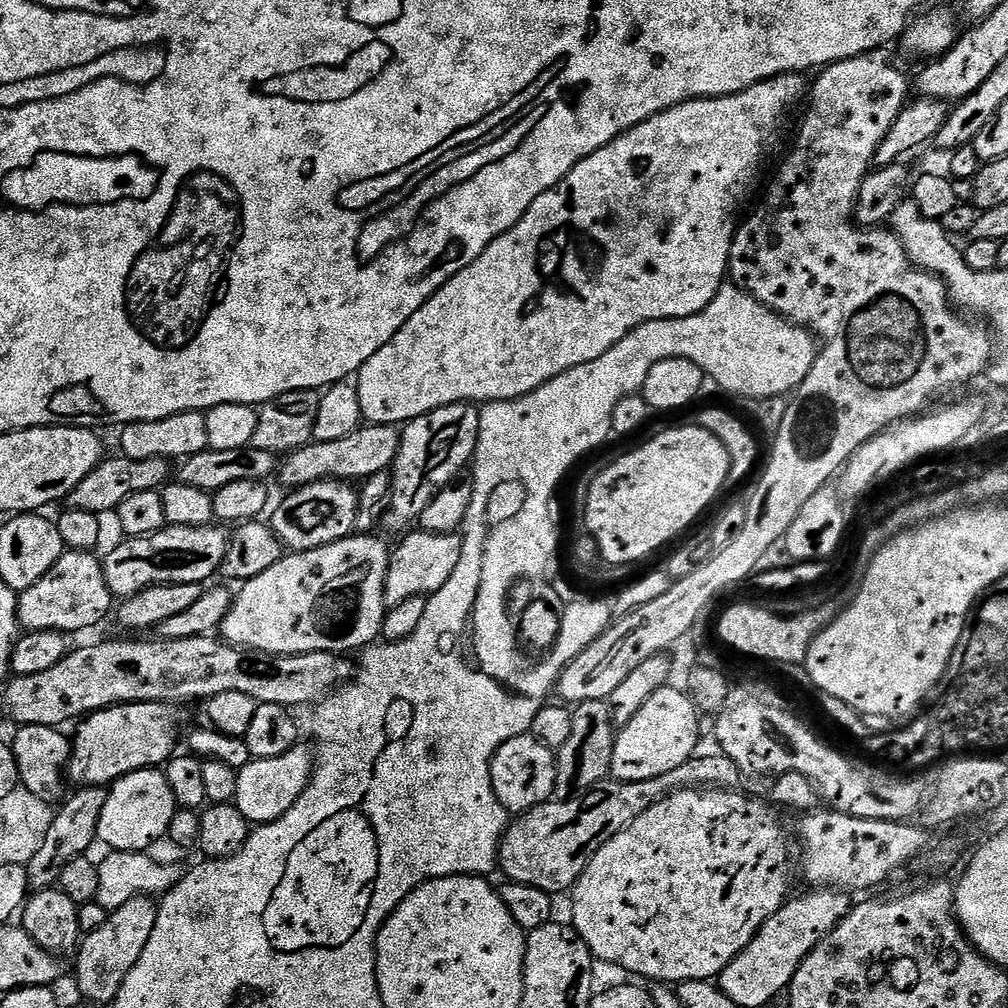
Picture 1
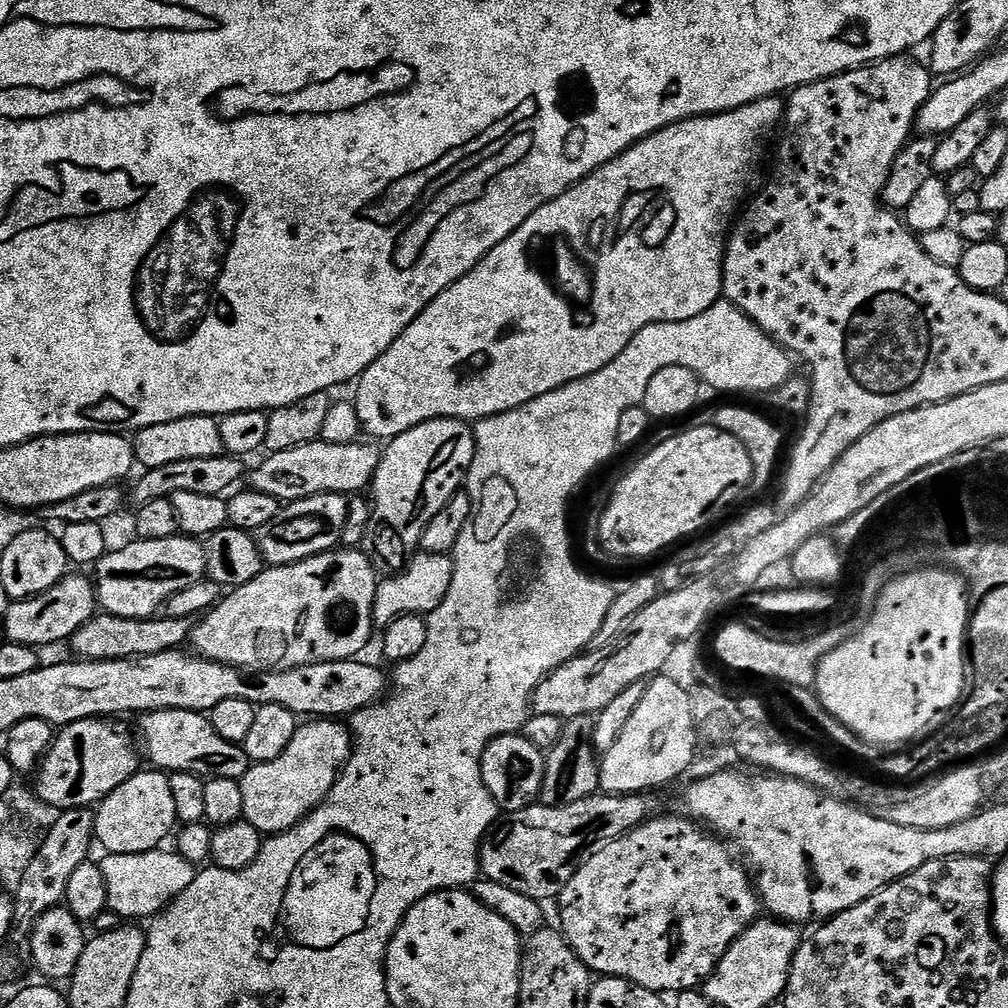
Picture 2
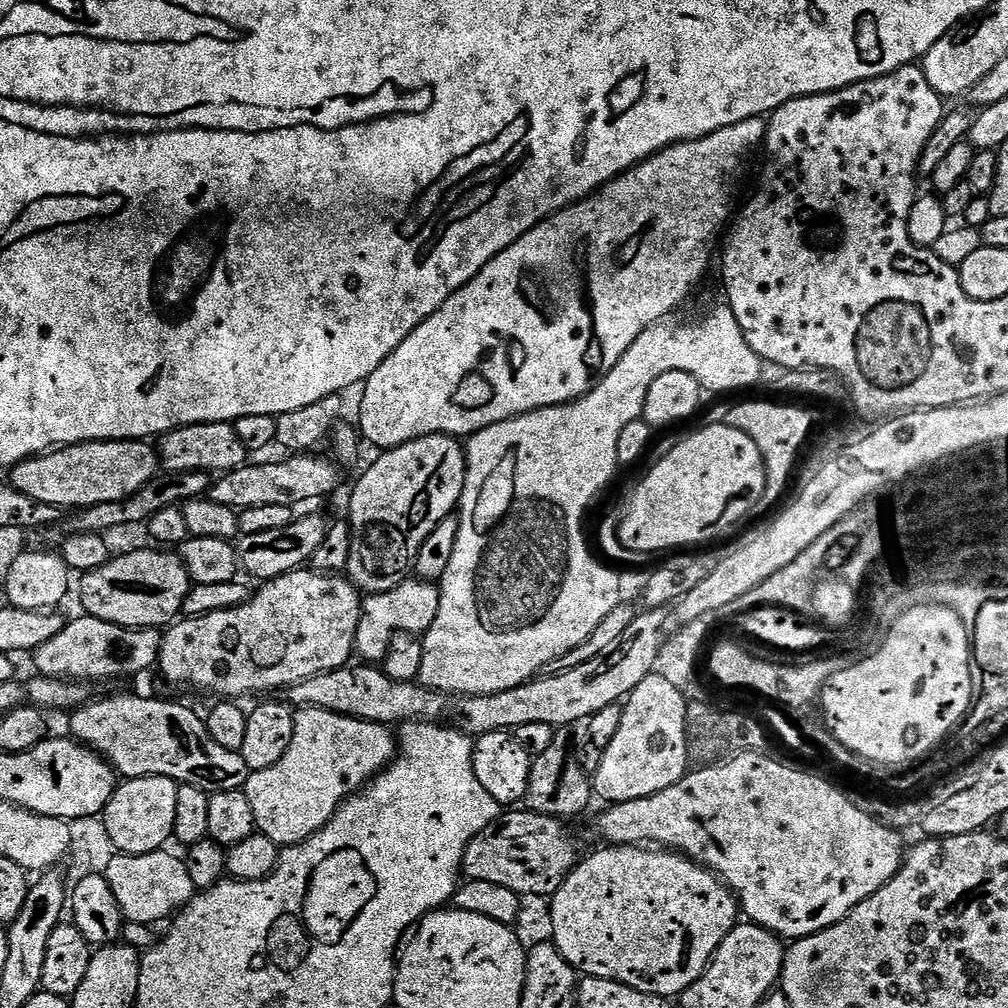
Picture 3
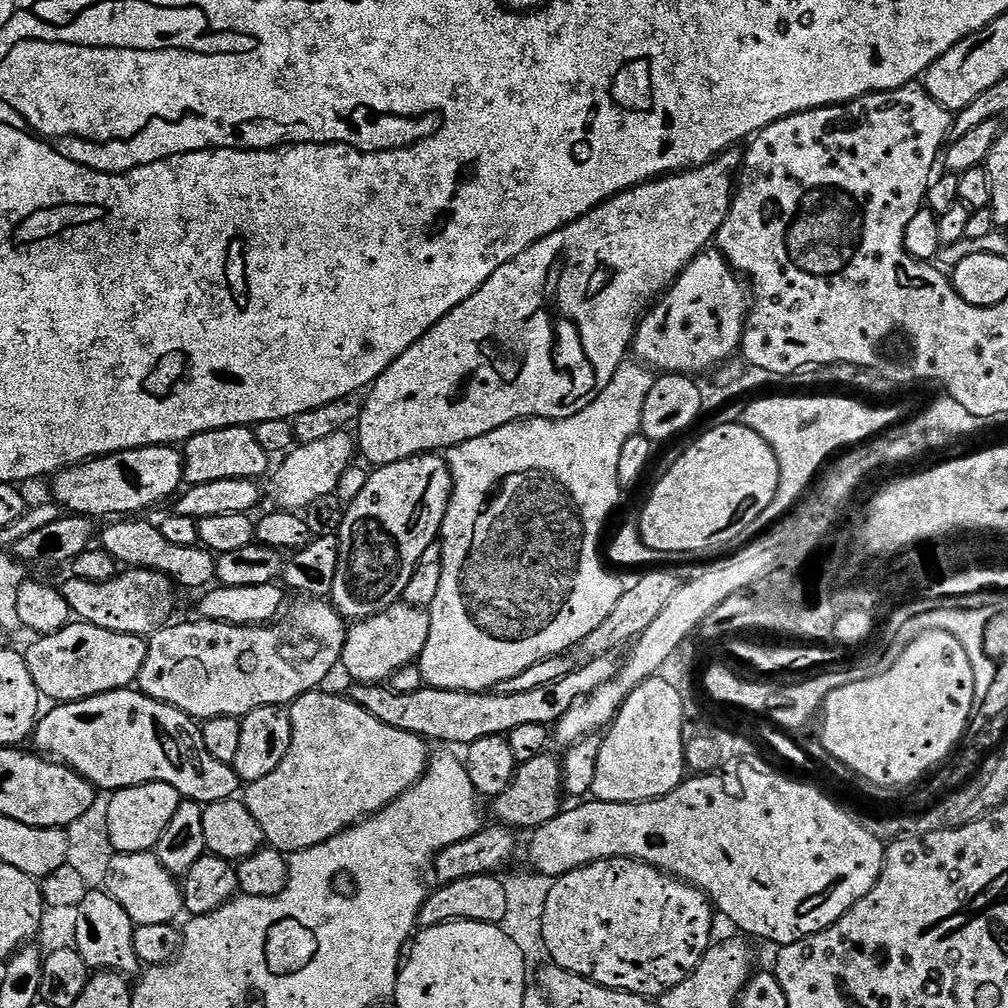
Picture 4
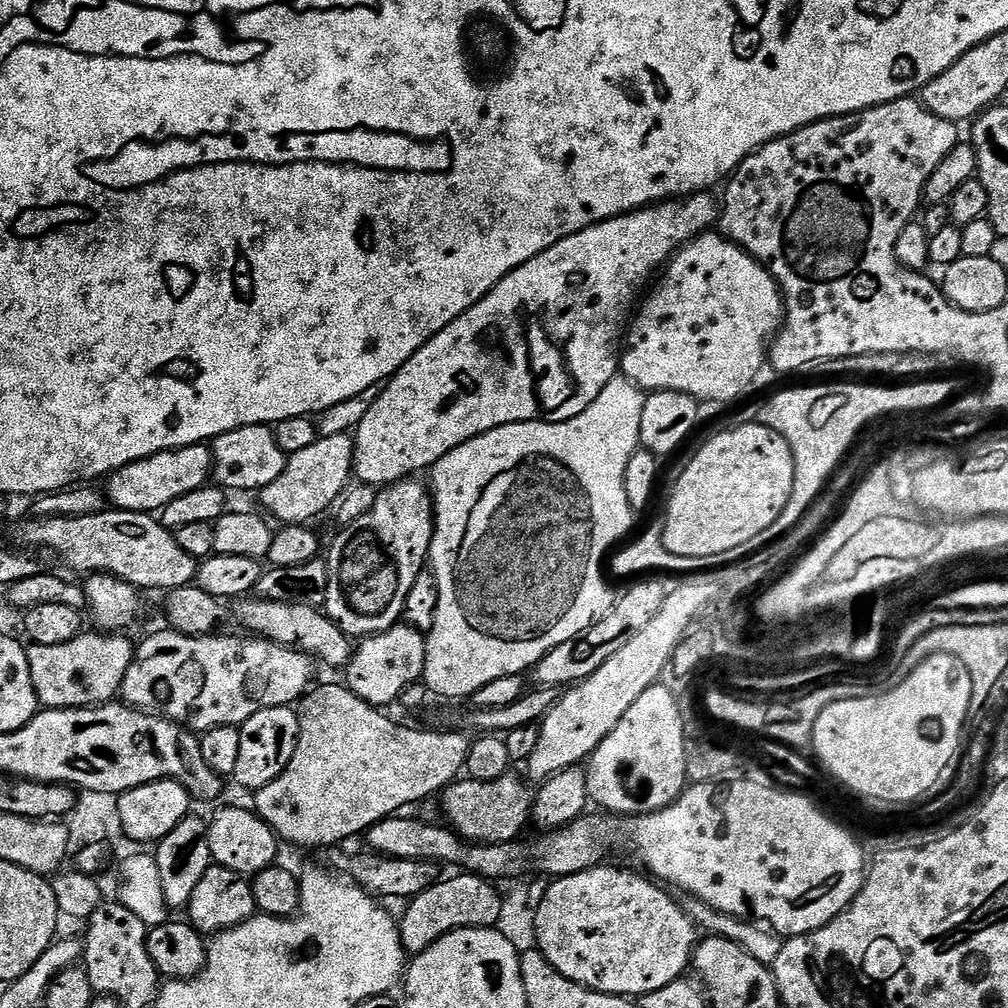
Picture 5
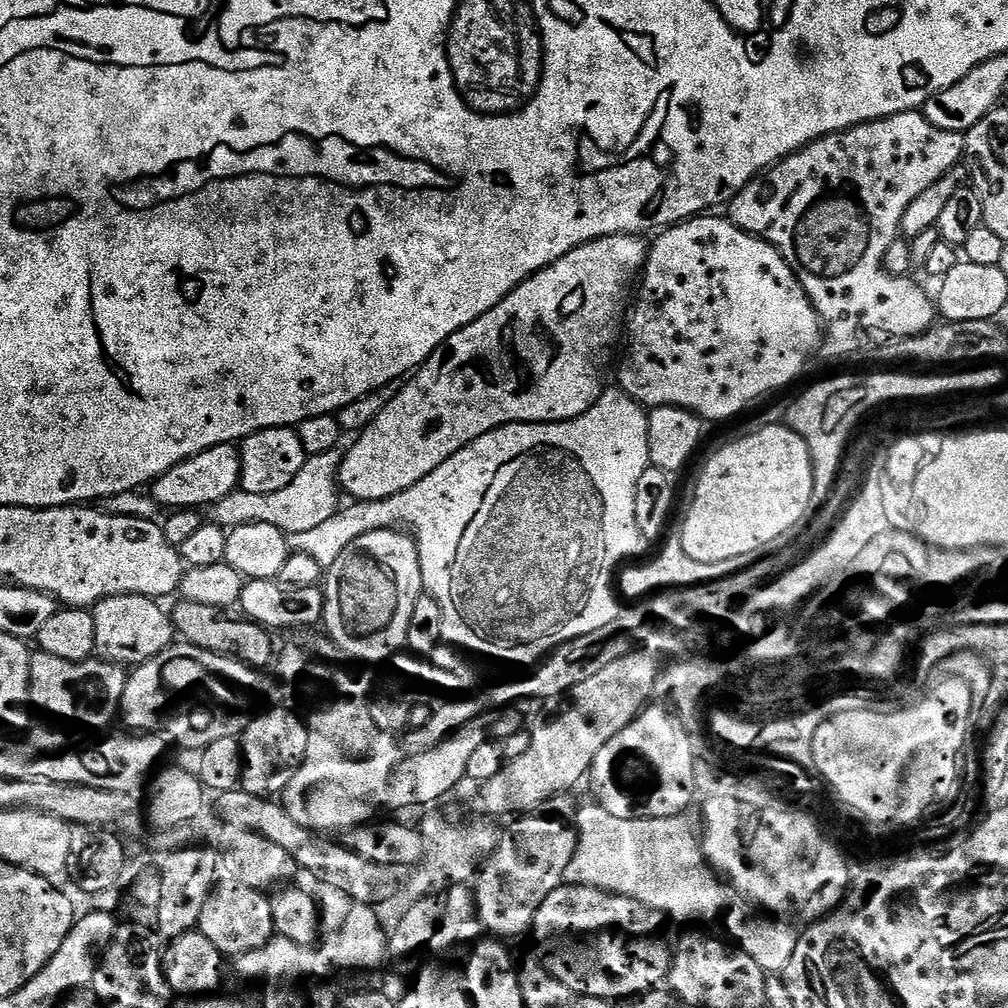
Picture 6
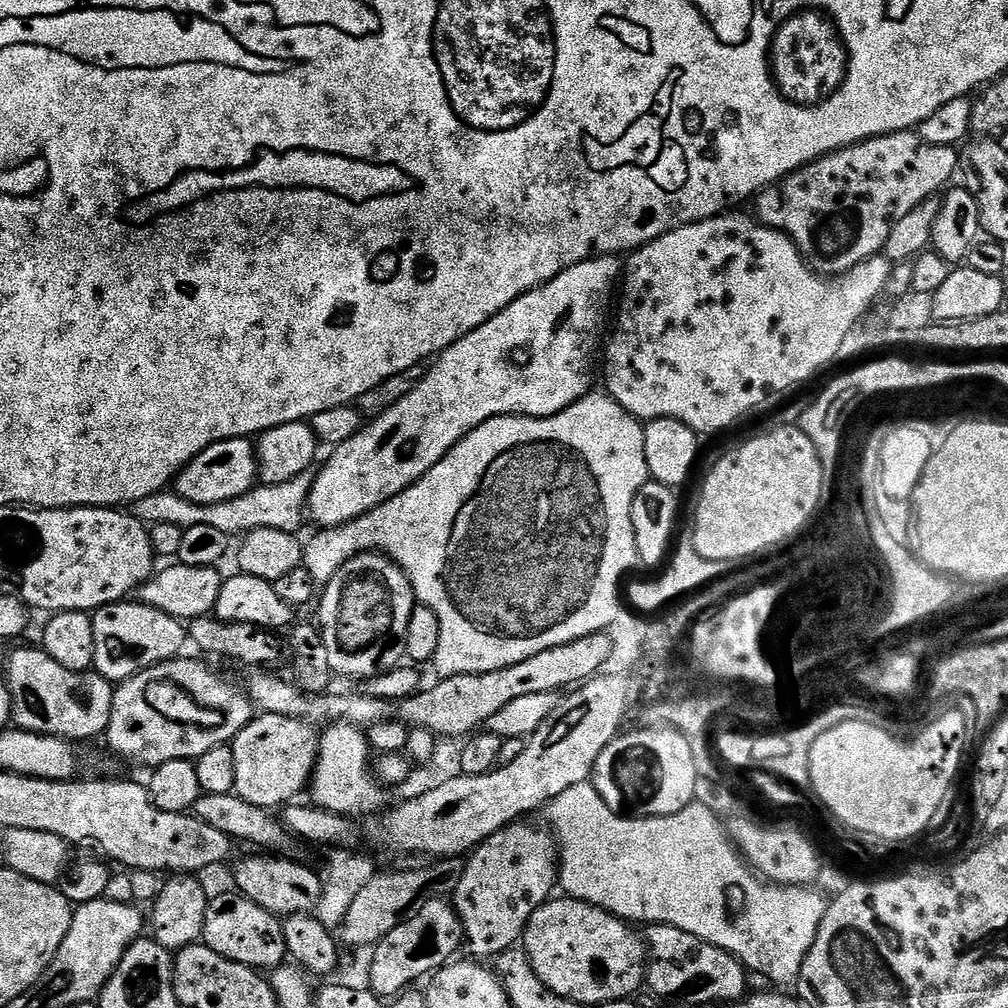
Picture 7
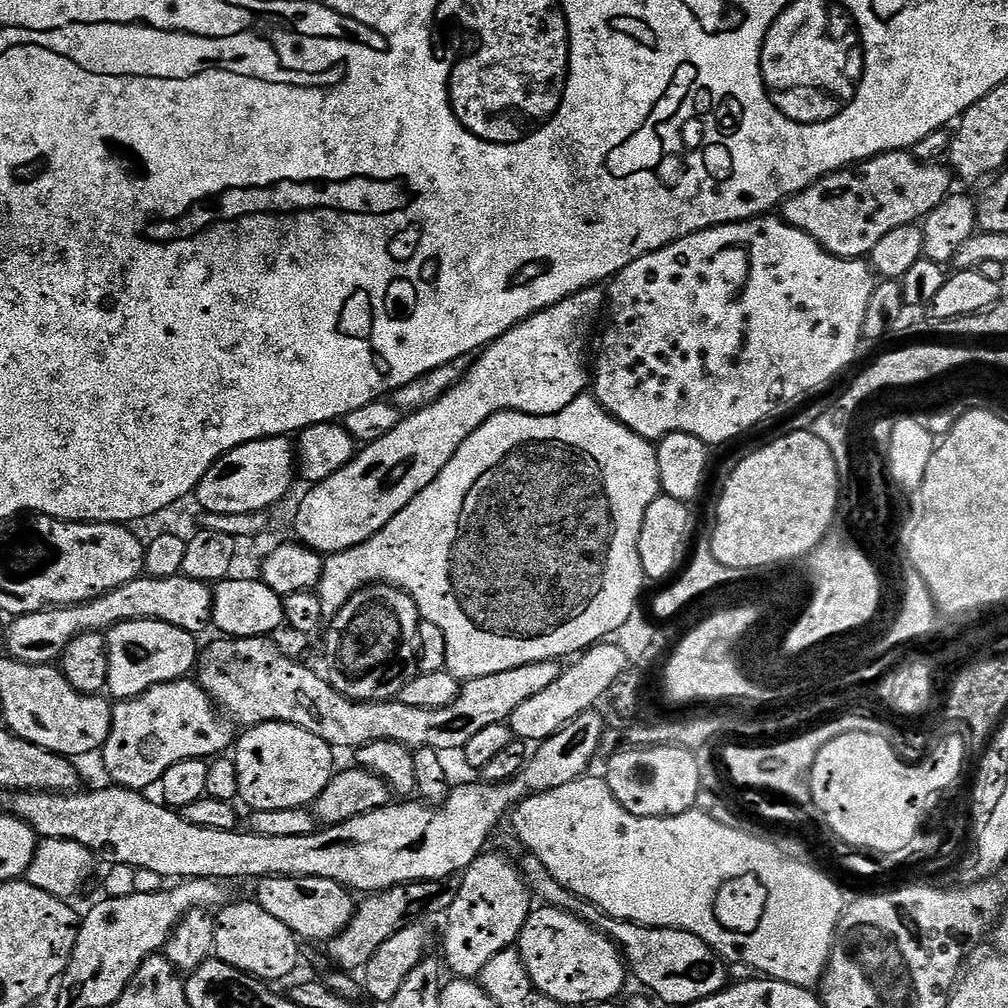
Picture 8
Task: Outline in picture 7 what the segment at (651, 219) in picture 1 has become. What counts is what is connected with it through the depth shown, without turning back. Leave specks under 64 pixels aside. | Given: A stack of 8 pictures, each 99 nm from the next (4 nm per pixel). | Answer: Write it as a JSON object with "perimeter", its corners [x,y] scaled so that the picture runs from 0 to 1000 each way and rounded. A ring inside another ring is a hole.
{"perimeter":[[[589,254],[586,258],[578,258],[562,268],[558,268],[558,272],[554,272],[549,278],[542,280],[536,286],[518,292],[510,300],[506,300],[506,304],[502,304],[502,308],[490,312],[490,315],[486,315],[486,319],[474,323],[474,327],[462,331],[457,337],[446,342],[442,348],[436,350],[428,362],[430,365],[426,364],[422,368],[417,379],[411,383],[411,387],[407,387],[407,391],[403,391],[403,395],[391,399],[391,403],[387,403],[387,407],[383,407],[378,413],[366,416],[357,426],[357,429],[351,431],[351,435],[334,440],[328,445],[329,453],[322,458],[321,465],[313,471],[310,486],[307,488],[305,511],[309,518],[311,516],[312,519],[317,520],[313,522],[318,525],[334,524],[367,506],[371,506],[376,500],[383,499],[387,494],[399,490],[411,478],[419,475],[432,460],[438,458],[438,454],[442,454],[444,447],[458,435],[465,433],[474,423],[478,423],[478,419],[489,417],[495,413],[549,413],[562,408],[566,401],[582,393],[588,384],[587,356],[590,355],[591,344],[595,341],[595,328],[599,325],[599,313],[602,312],[603,305],[606,302],[608,305],[609,294],[607,298],[607,289],[611,286],[611,277],[614,274],[616,277],[617,274],[617,262],[616,259],[615,262],[613,259],[614,257],[611,254]]]}

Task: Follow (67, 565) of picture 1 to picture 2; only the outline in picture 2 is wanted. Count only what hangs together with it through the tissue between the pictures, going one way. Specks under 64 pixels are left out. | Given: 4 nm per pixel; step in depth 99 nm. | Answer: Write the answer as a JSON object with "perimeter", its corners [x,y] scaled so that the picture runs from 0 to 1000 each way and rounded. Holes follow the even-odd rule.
{"perimeter":[[[68,569],[42,589],[28,595],[9,598],[8,607],[2,612],[4,627],[13,639],[56,639],[59,635],[70,636],[71,630],[96,610],[97,596],[92,576],[83,571]]]}

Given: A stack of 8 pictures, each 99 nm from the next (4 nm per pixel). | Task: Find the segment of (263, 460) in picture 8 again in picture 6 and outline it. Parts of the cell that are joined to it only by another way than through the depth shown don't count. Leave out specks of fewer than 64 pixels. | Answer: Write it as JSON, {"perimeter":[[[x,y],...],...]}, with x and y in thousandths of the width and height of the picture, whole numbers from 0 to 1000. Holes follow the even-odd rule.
{"perimeter":[[[233,439],[214,440],[165,466],[149,481],[149,491],[160,505],[202,506],[224,494],[238,482],[238,449]]]}

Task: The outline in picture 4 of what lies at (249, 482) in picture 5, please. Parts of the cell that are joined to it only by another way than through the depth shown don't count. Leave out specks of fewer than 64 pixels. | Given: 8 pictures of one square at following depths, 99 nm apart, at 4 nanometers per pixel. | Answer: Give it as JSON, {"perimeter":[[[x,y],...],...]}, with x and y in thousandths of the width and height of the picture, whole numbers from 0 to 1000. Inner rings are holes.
{"perimeter":[[[249,424],[217,425],[197,429],[182,438],[183,480],[189,482],[200,478],[216,478],[220,474],[244,474],[257,477],[266,468],[268,449],[256,438]]]}

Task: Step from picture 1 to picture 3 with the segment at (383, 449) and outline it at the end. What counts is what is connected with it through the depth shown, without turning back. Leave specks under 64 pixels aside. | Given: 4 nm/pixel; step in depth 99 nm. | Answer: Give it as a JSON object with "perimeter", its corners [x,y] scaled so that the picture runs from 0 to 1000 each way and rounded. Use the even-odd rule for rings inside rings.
{"perimeter":[[[290,450],[286,456],[275,460],[253,460],[247,458],[241,464],[215,471],[210,477],[208,495],[219,502],[228,502],[235,506],[252,502],[284,502],[302,500],[305,496],[313,496],[316,492],[325,492],[337,480],[338,465],[328,455],[316,456],[313,450]]]}

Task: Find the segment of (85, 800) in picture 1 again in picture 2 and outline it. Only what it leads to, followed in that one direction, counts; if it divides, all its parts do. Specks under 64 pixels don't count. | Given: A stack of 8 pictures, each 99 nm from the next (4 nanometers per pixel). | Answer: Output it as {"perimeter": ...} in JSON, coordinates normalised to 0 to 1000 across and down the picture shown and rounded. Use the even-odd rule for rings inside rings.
{"perimeter":[[[69,802],[62,805],[58,815],[43,826],[44,834],[35,842],[35,849],[29,858],[19,866],[20,878],[14,884],[14,916],[12,917],[11,936],[20,937],[29,932],[36,916],[46,907],[46,903],[63,897],[65,878],[77,859],[88,856],[95,828],[95,811],[91,802]]]}

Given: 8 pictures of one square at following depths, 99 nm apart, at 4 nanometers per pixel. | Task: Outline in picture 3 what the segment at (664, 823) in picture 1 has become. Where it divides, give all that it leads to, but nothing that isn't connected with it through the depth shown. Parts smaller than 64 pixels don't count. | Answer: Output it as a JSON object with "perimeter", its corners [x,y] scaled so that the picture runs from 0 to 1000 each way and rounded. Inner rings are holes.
{"perimeter":[[[617,837],[595,839],[592,845],[587,845],[582,849],[583,846],[572,856],[571,860],[567,862],[567,866],[558,875],[558,879],[546,891],[548,902],[547,936],[552,938],[558,950],[562,950],[562,954],[565,954],[565,958],[579,968],[592,968],[595,972],[611,972],[615,976],[620,976],[646,988],[674,989],[676,984],[680,984],[702,961],[702,956],[706,952],[706,947],[712,942],[712,938],[720,931],[720,927],[724,927],[724,923],[730,920],[732,916],[730,890],[726,888],[721,877],[709,865],[702,864],[697,857],[691,857],[689,853],[685,853],[670,843],[648,843],[643,839]]]}

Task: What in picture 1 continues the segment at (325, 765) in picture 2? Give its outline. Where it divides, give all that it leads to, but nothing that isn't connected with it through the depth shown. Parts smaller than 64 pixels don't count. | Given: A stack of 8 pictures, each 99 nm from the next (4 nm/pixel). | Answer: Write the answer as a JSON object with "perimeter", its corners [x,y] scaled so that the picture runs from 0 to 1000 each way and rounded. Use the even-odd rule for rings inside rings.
{"perimeter":[[[295,740],[284,748],[276,748],[276,752],[249,753],[243,762],[235,765],[236,784],[232,799],[246,813],[247,818],[257,819],[272,815],[280,812],[280,808],[284,808],[284,804],[292,800],[300,784],[304,784],[311,761],[312,746],[309,741]]]}

